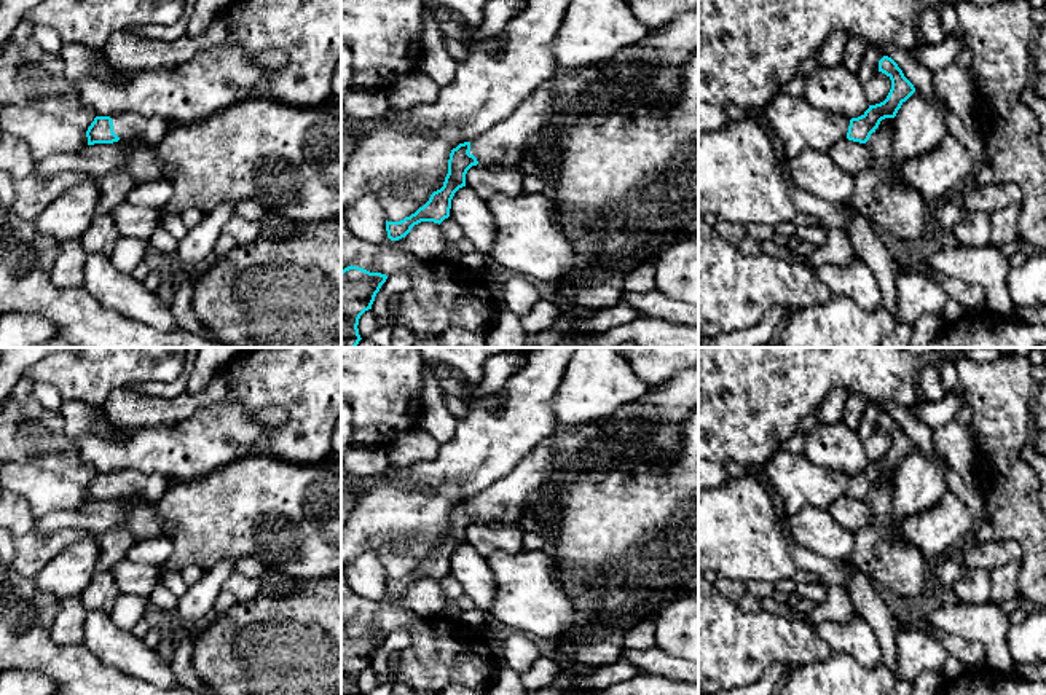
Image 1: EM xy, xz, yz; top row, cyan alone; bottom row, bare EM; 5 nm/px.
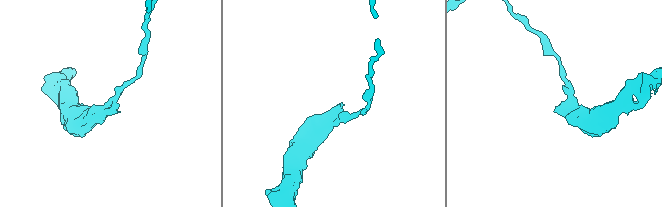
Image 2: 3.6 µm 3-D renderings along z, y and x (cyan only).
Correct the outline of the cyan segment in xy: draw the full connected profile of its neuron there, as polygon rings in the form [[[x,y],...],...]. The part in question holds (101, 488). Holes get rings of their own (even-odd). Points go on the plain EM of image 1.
[[[126,469],[113,473],[96,473],[86,488],[86,494],[88,502],[137,496],[156,504],[169,488],[169,483],[171,480],[164,475],[147,475]]]

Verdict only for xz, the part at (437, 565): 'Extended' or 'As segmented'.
Extended

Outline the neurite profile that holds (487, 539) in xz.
[[[472,523],[466,531],[466,542],[472,545],[483,558],[496,552],[518,553],[523,550],[523,529],[515,523]]]

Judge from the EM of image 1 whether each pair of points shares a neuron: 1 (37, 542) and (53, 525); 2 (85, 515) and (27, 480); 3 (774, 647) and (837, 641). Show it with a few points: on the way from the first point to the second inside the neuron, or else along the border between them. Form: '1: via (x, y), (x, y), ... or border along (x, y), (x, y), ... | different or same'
1: border along (34, 526), (45, 534), (59, 530), (82, 530) | different
2: border along (86, 501), (75, 507), (50, 510), (37, 518) | different
3: border along (813, 627), (817, 635), (833, 651) | different

